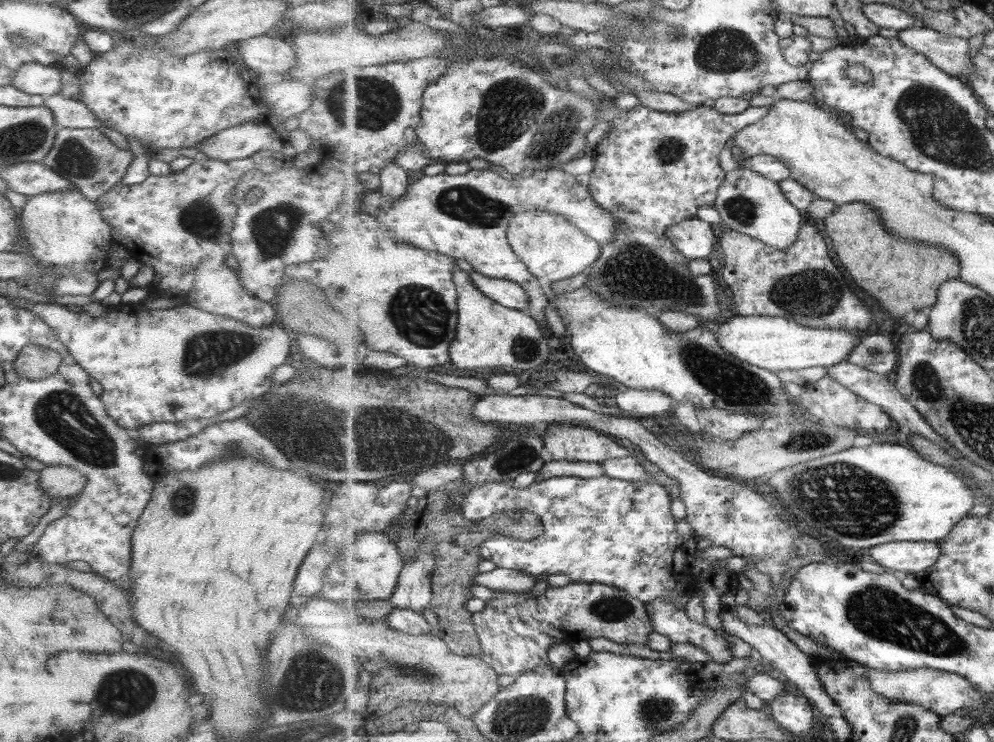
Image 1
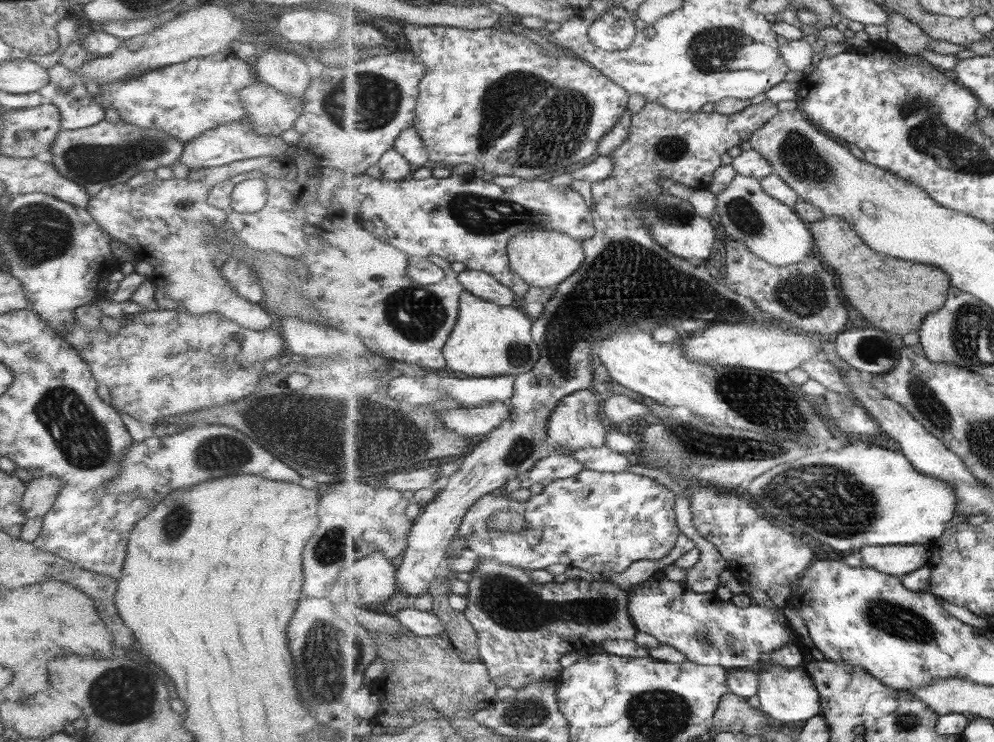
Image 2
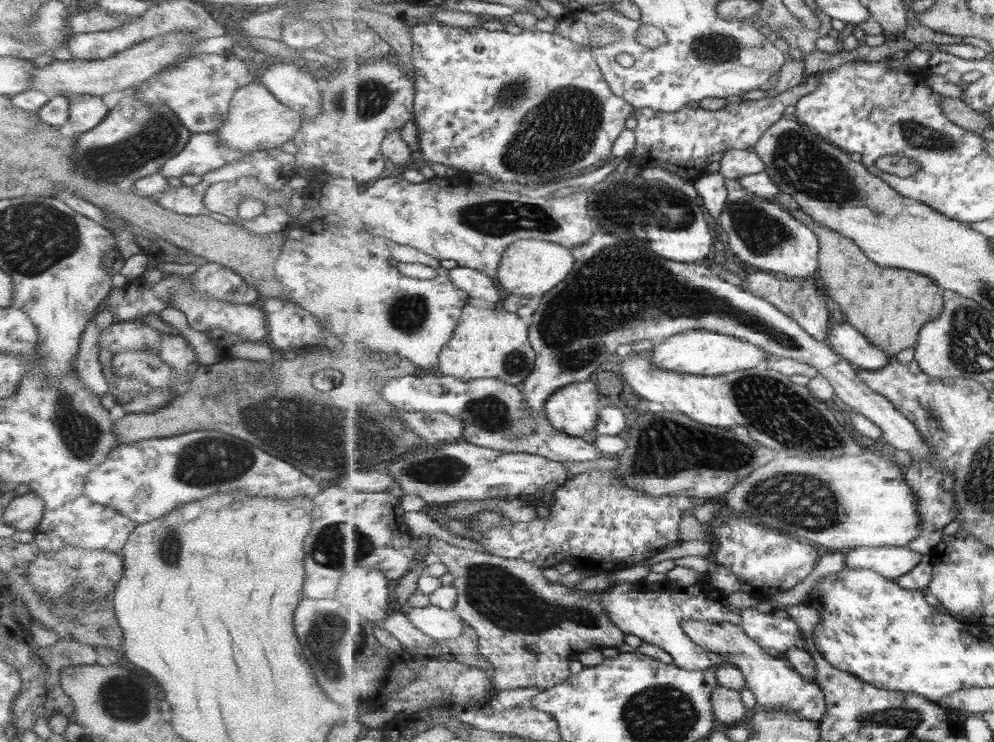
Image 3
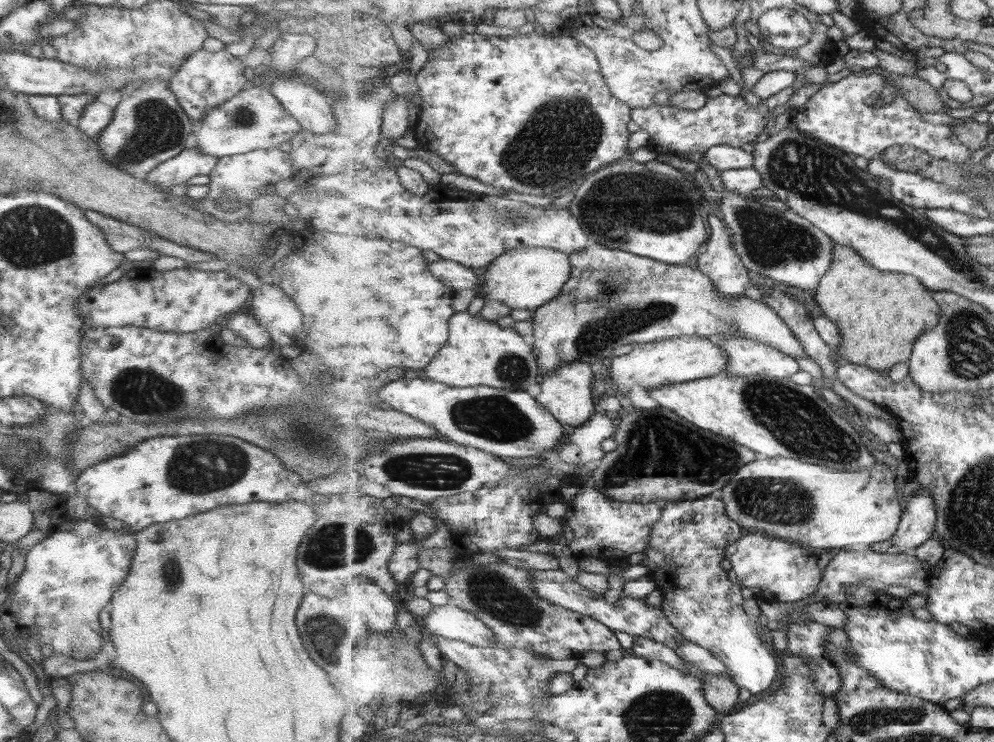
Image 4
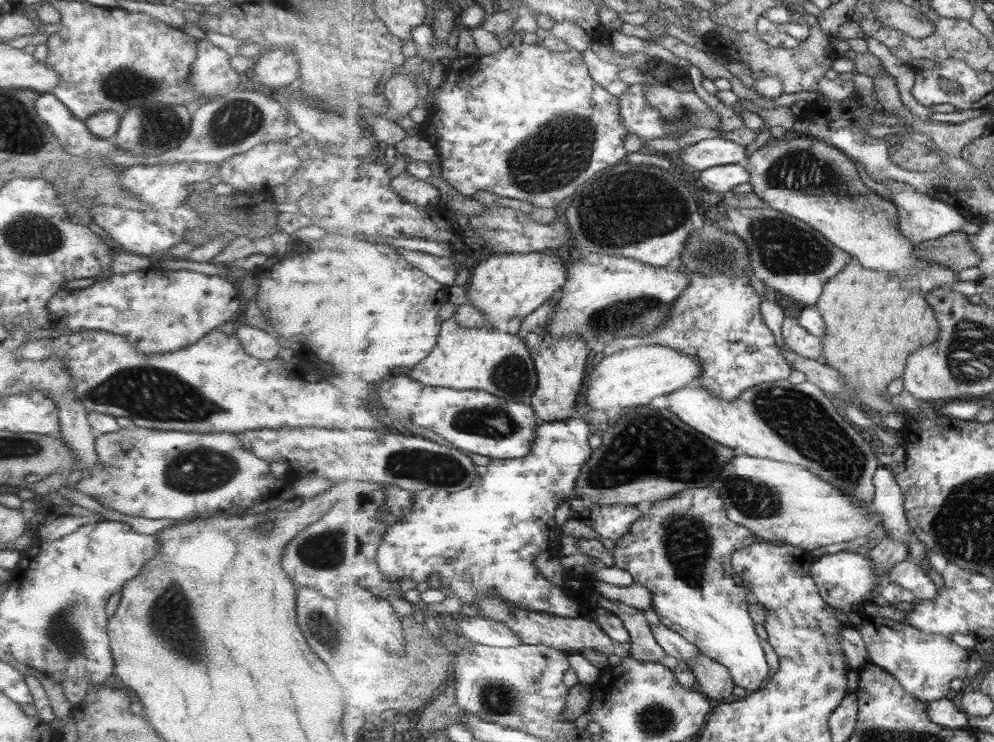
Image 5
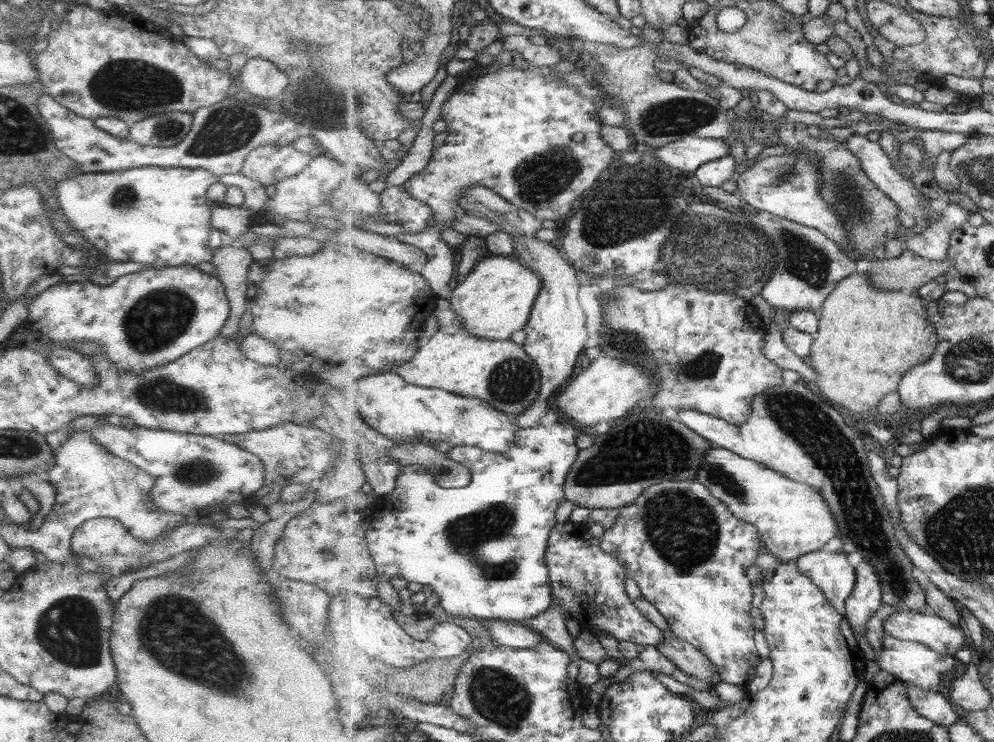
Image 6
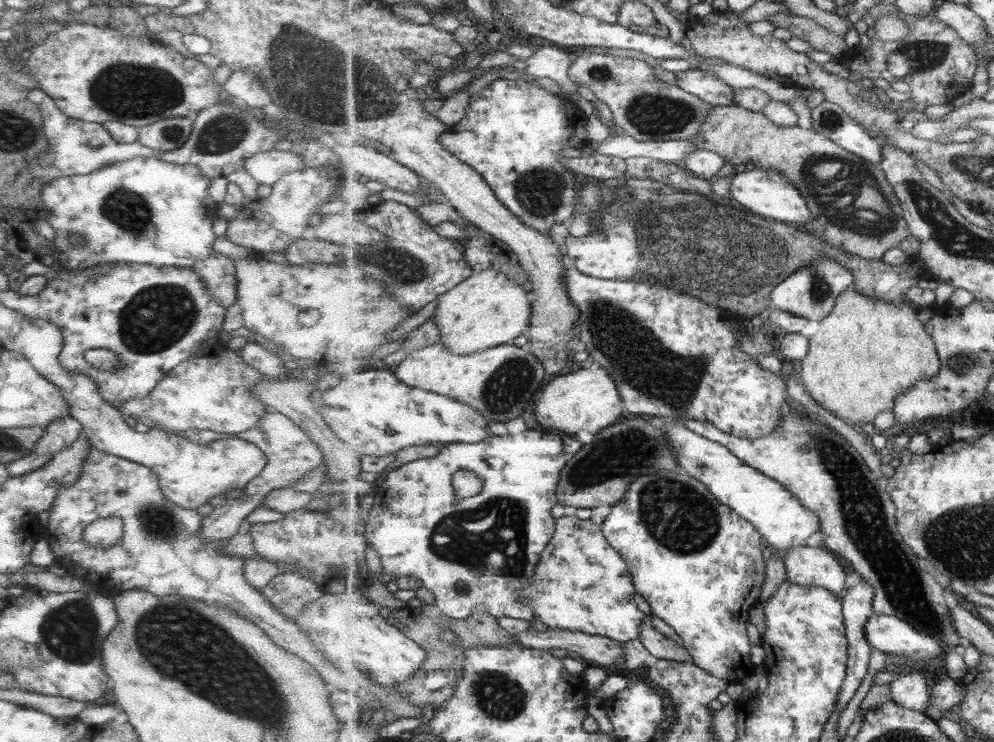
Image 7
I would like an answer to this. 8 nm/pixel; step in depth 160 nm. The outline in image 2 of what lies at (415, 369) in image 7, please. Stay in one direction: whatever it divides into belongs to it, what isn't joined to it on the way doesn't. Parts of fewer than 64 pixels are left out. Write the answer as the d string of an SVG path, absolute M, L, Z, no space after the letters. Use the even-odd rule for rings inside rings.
M463 291L458 323L443 349L449 372L459 376L516 378L530 372L541 358L541 348L532 335L533 324L520 305L506 307Z

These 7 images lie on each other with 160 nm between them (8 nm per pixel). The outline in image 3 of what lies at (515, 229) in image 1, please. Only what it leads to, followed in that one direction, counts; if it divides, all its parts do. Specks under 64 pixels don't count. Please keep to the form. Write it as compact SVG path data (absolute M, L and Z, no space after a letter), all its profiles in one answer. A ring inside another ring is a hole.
M521 239L506 250L495 279L505 295L519 294L528 298L543 298L547 292L562 283L575 266L576 258L570 248L545 240Z

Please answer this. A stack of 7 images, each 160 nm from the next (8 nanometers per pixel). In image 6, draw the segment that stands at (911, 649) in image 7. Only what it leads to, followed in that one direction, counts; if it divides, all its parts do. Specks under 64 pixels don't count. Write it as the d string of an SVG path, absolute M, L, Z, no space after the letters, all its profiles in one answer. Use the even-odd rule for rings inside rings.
M897 611L885 620L885 633L899 640L920 642L939 654L956 654L965 642L963 626L932 612Z

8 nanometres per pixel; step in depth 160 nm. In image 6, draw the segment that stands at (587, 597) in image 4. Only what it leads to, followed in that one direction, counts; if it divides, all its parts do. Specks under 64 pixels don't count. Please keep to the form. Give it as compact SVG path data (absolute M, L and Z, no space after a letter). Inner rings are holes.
M559 421L552 426L537 425L534 428L521 428L516 432L515 444L505 452L486 451L479 447L454 446L446 452L451 460L469 468L472 474L472 482L466 488L445 488L437 484L437 479L425 467L419 465L409 465L402 468L401 474L397 477L395 492L391 492L387 498L381 498L380 503L371 502L368 511L368 522L366 523L366 537L368 547L374 556L378 573L381 580L389 581L391 578L402 577L407 582L420 582L426 584L440 596L439 604L441 609L451 617L471 617L499 621L524 621L528 618L535 618L551 608L553 597L551 590L550 568L547 566L546 552L548 540L550 539L553 527L558 523L555 518L557 508L561 502L566 500L563 487L567 482L567 475L570 474L575 461L579 456L579 446L577 438L579 432L571 426L571 423Z

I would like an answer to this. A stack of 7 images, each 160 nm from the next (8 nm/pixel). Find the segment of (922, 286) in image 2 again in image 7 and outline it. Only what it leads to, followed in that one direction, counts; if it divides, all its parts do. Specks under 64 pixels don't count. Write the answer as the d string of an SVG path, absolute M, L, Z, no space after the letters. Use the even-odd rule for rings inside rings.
M855 288L846 290L835 303L834 311L819 322L817 332L810 337L810 352L802 361L801 383L821 407L857 430L873 423L881 412L892 411L897 397L921 381L937 377L941 371L942 361L934 338L926 331L918 314L919 309L911 302L897 305L859 294Z

